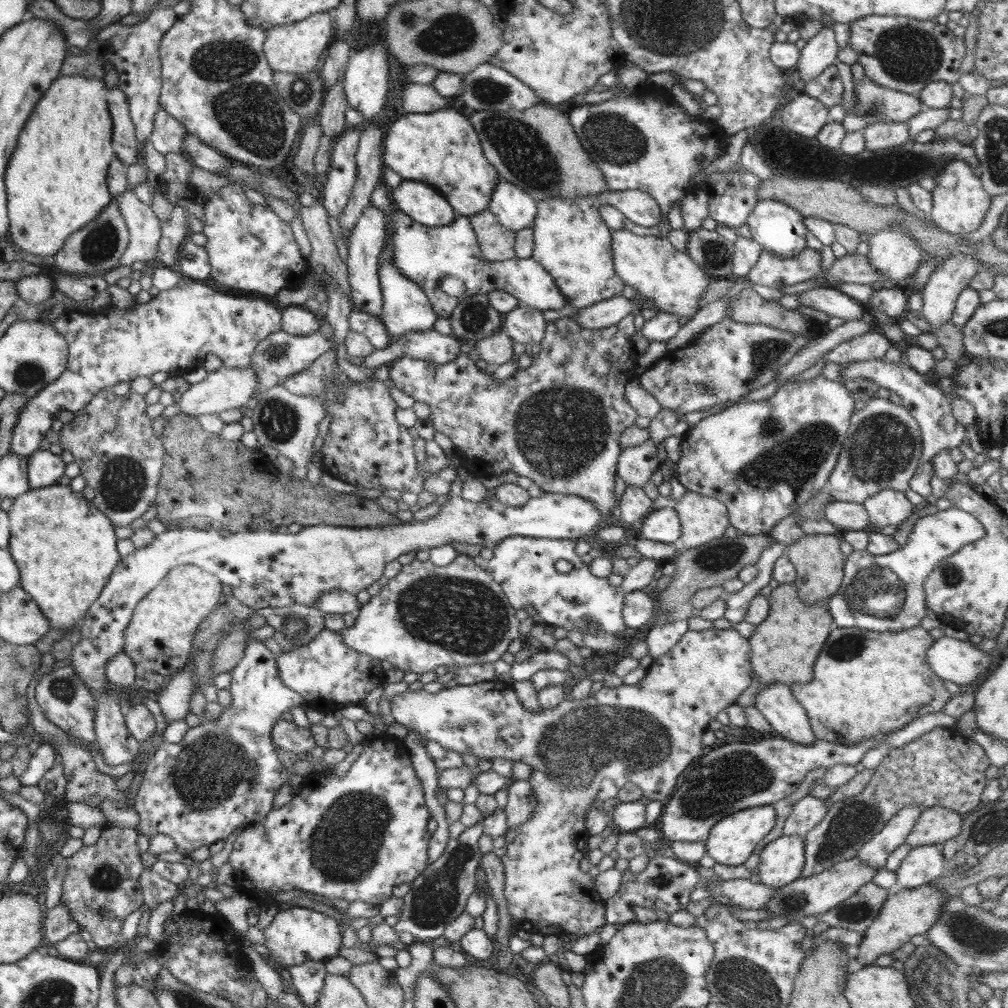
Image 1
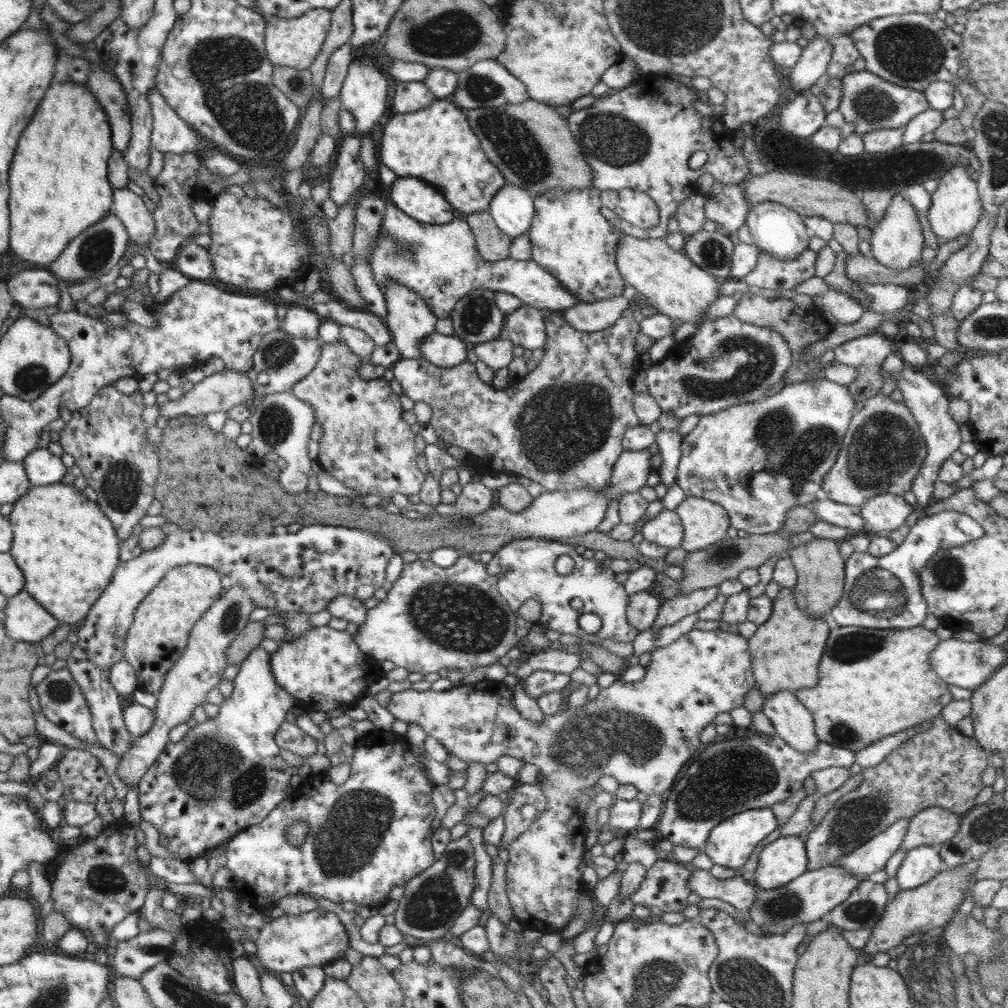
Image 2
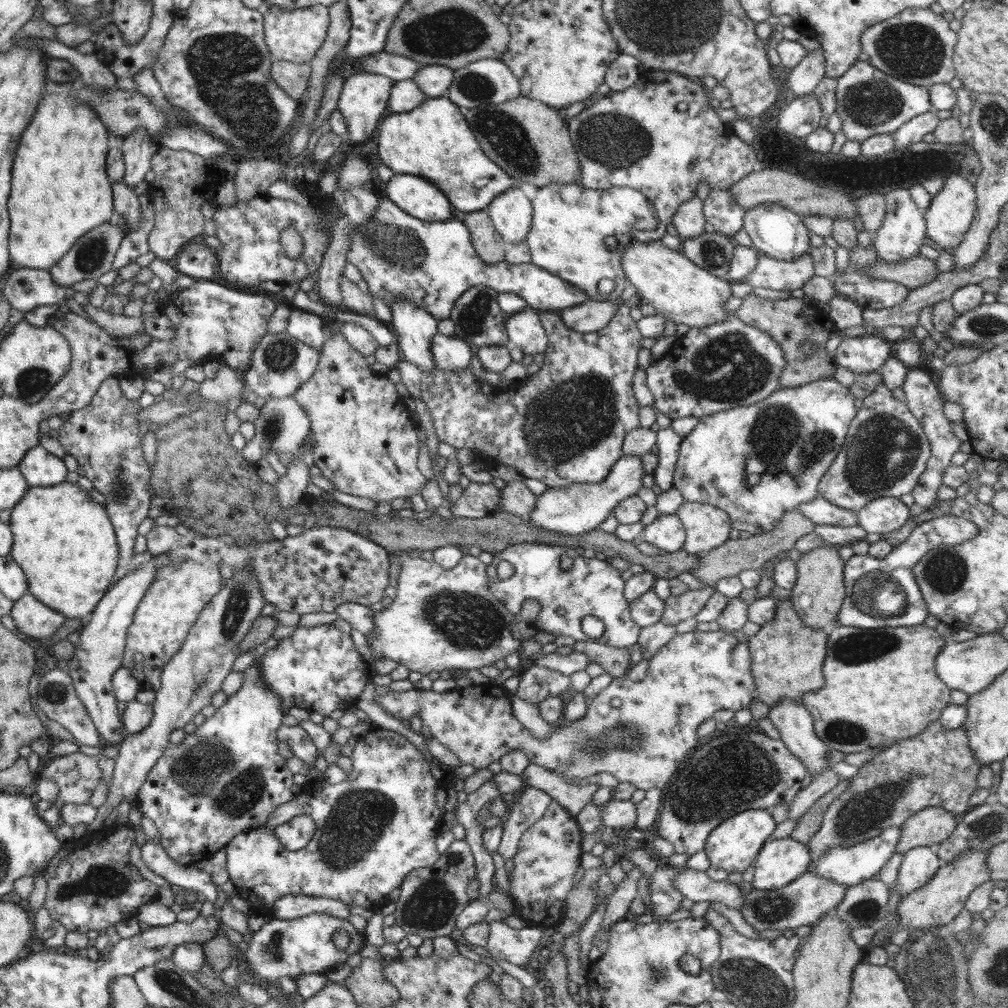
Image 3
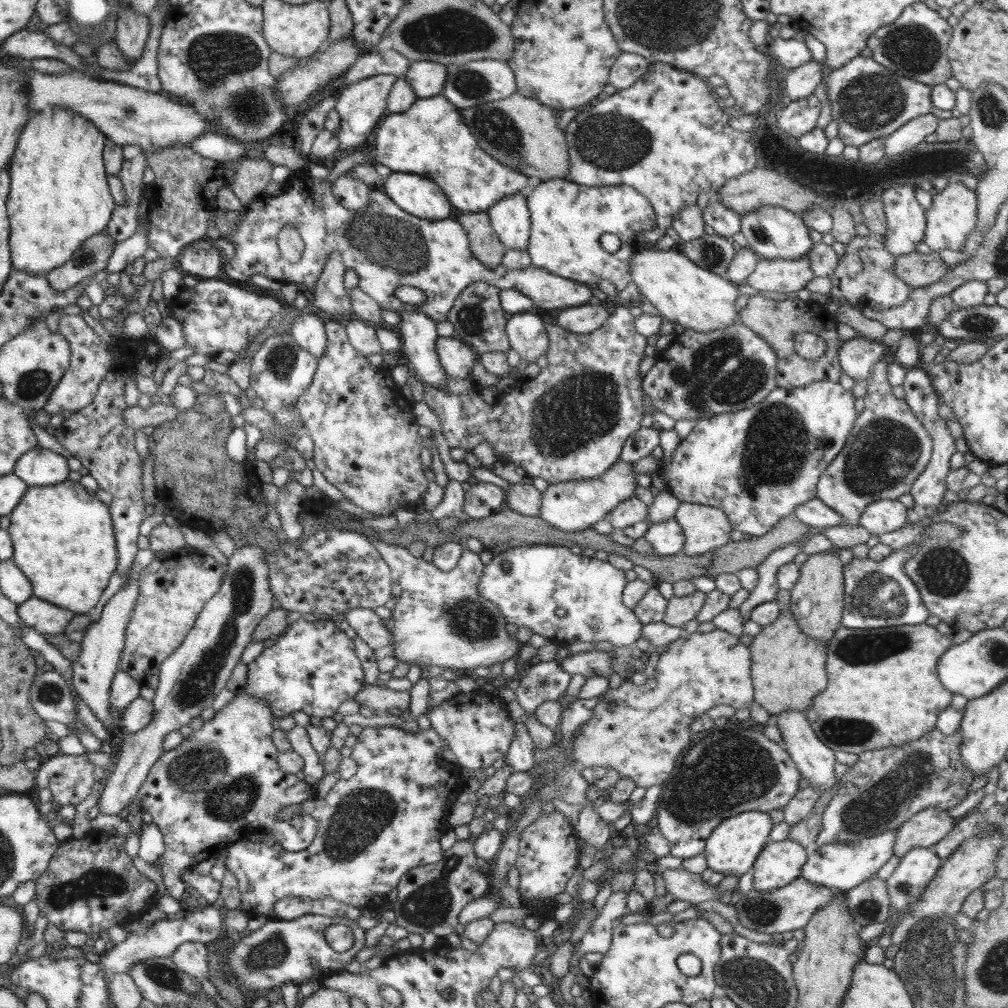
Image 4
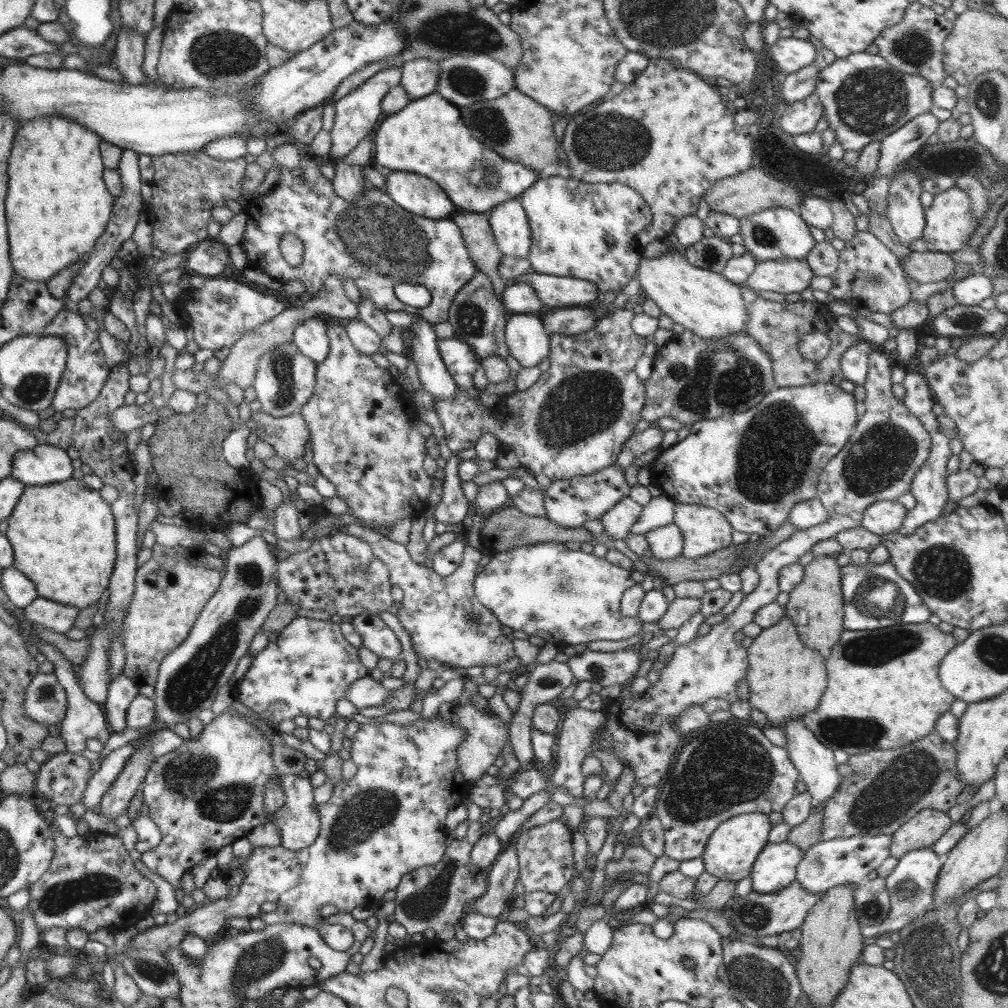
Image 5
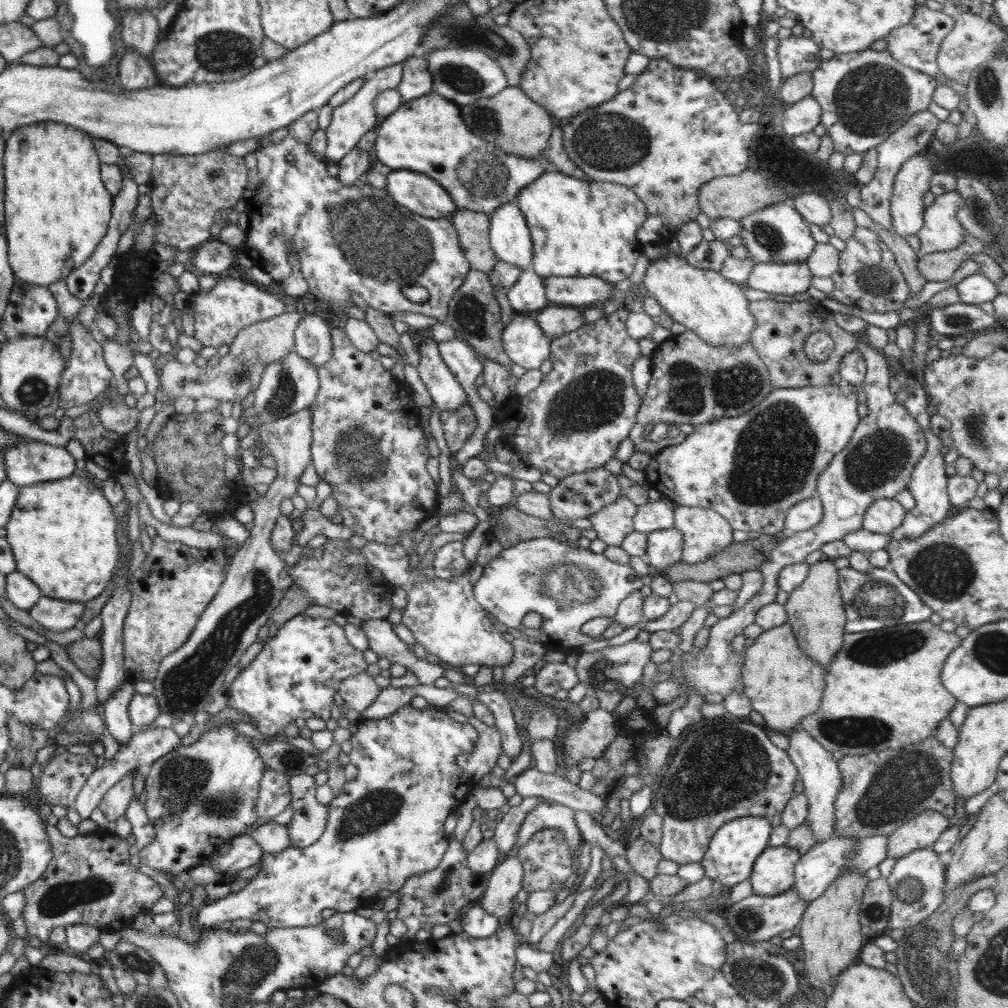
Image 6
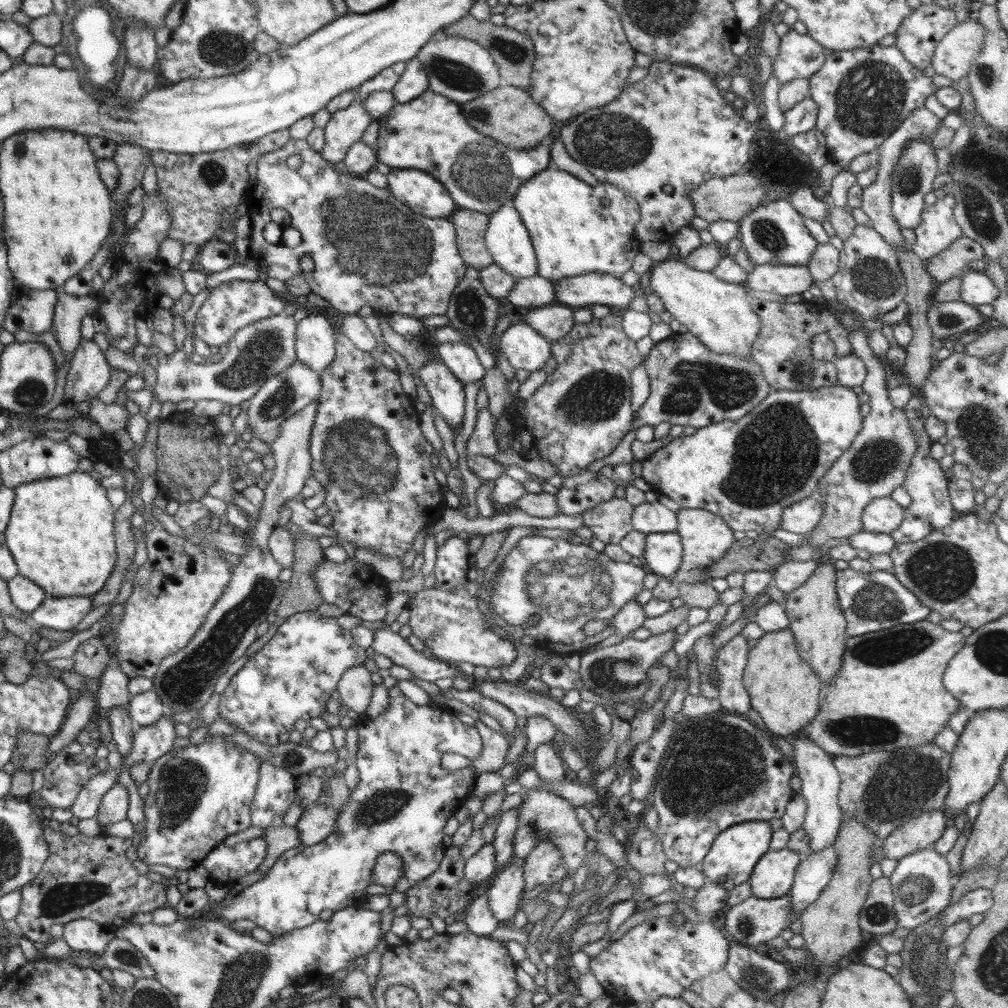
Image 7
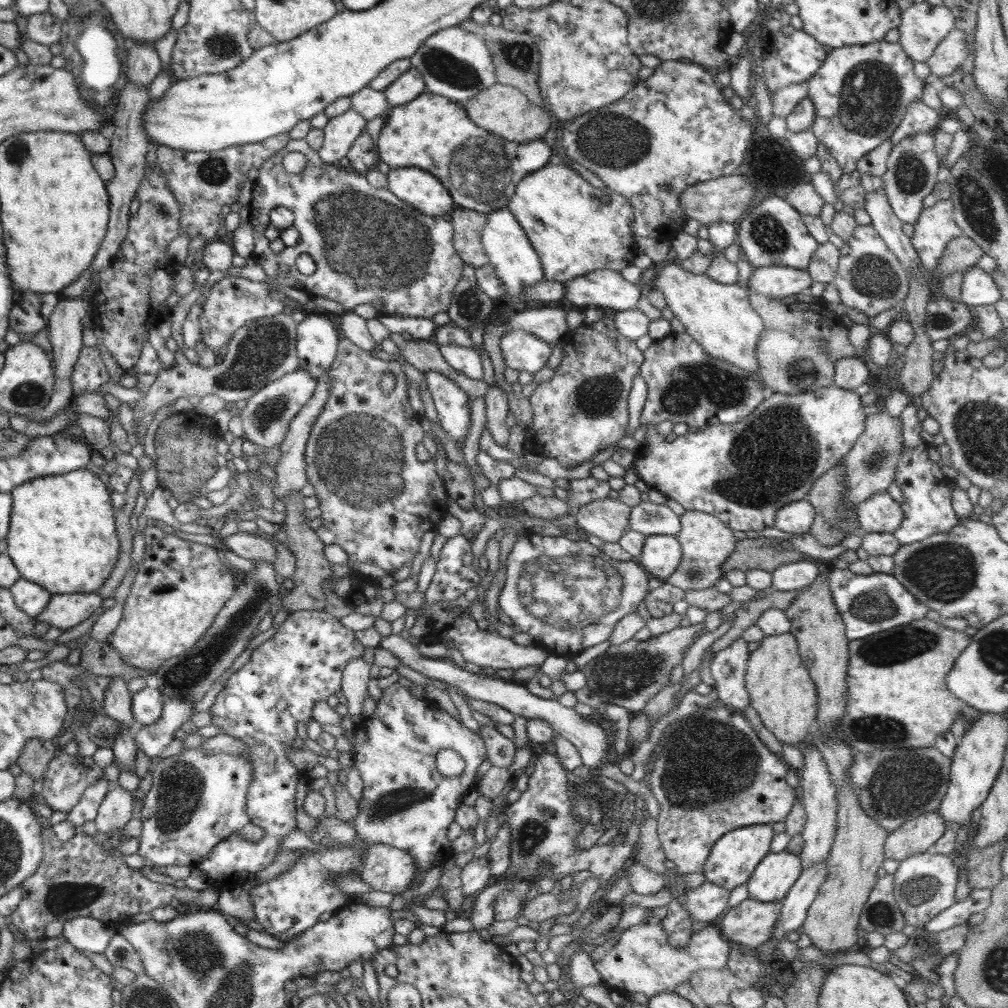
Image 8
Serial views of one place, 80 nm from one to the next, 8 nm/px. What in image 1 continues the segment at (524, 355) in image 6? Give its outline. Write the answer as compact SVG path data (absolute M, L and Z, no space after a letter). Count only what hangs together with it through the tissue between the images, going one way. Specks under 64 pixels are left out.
M519 303L517 308L504 316L502 330L513 340L526 344L528 347L541 342L544 338L547 321L543 313L536 308Z

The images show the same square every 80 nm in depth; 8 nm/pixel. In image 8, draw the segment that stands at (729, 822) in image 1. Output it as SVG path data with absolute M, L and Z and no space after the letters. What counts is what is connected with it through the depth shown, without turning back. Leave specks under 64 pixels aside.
M755 824L726 832L711 846L710 854L701 873L708 881L729 891L748 882L756 865L770 852L774 836L772 827L772 824Z

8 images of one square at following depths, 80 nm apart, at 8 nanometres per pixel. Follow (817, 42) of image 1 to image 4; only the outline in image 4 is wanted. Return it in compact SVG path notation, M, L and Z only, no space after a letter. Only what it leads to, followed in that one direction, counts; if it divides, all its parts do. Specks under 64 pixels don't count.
M812 59L802 64L800 68L787 72L783 78L786 99L788 101L800 100L813 94L822 82L822 66Z

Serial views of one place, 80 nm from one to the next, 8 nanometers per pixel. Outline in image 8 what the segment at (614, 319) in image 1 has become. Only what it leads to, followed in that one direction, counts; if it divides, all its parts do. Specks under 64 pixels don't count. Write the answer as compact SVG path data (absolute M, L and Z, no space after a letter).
M542 308L540 310L522 310L506 319L503 324L505 332L523 330L540 338L549 345L557 344L569 331L566 312L560 308Z

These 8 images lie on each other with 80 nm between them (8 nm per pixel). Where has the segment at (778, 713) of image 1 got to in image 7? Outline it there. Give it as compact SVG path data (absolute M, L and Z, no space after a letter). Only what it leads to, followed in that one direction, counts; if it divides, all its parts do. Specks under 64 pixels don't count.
M801 734L792 740L793 760L796 776L801 780L798 792L807 804L803 829L810 837L812 853L819 853L827 846L833 845L837 839L842 820L842 811L839 807L839 789L841 778L830 753L820 748L806 734Z

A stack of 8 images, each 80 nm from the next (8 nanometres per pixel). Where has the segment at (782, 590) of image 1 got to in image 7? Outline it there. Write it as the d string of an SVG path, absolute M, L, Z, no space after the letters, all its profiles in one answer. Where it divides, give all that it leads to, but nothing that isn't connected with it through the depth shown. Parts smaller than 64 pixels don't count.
M789 629L765 632L748 652L743 671L743 685L748 691L751 708L763 718L766 728L774 735L793 740L819 713L819 700L824 684L816 671L804 663L796 651L796 642Z

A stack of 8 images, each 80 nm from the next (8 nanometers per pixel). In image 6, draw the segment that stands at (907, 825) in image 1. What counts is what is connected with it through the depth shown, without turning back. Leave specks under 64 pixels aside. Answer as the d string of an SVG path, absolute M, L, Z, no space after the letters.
M834 836L824 842L816 843L798 859L794 869L795 884L798 894L808 902L816 900L841 875L847 866L864 873L869 868L878 866L887 857L887 837L869 836L859 839Z

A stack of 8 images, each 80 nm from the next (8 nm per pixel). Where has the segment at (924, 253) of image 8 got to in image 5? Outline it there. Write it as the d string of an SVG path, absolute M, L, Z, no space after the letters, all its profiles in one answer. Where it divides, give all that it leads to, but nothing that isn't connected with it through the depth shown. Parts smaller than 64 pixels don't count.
M957 186L933 196L932 204L925 209L925 221L922 240L932 252L962 251L967 248L967 242L977 228L977 218L973 215L970 197Z

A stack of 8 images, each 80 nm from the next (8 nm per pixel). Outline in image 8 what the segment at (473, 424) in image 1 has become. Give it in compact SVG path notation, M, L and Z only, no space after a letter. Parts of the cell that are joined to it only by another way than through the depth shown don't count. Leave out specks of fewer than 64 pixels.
M608 311L604 318L587 325L585 322L574 330L569 330L560 340L563 358L555 368L555 375L548 381L540 382L528 398L532 409L532 426L526 427L526 451L545 454L556 458L564 468L575 467L596 456L626 436L631 414L628 412L628 397L634 376L639 374L643 363L643 353L636 347L636 341L622 336Z

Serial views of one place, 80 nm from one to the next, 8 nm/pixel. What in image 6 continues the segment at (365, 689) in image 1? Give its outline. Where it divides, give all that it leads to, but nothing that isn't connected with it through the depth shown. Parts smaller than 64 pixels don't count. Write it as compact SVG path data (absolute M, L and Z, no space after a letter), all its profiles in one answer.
M301 613L282 624L276 635L265 642L262 652L225 689L228 695L227 704L249 714L253 718L250 721L252 725L266 738L272 738L297 718L320 718L325 721L330 719L330 706L334 703L334 694L339 691L340 683L349 676L366 672L367 666L364 652L348 643L343 626L339 626L332 619L315 618Z

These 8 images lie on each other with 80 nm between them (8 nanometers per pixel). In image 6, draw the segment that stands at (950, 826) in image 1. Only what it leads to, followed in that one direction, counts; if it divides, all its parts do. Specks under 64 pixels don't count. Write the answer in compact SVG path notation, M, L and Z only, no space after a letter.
M921 812L887 837L887 856L899 859L909 852L928 849L950 825L949 819L941 812Z

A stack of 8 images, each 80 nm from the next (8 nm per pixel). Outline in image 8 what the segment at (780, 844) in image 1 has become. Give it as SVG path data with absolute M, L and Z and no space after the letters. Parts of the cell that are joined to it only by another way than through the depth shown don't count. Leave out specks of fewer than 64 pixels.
M769 852L748 879L749 898L760 902L781 901L803 871L801 858L791 852Z

